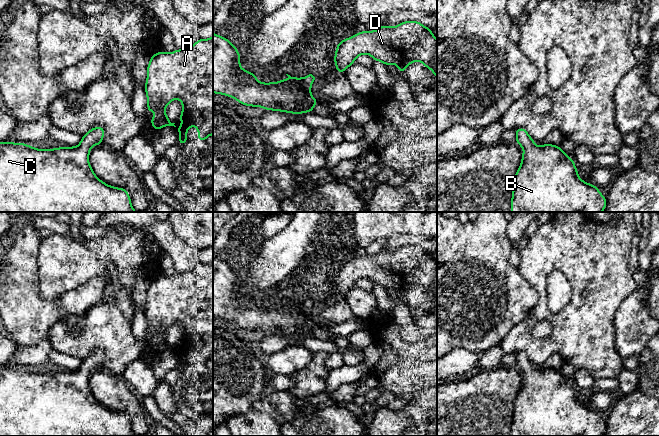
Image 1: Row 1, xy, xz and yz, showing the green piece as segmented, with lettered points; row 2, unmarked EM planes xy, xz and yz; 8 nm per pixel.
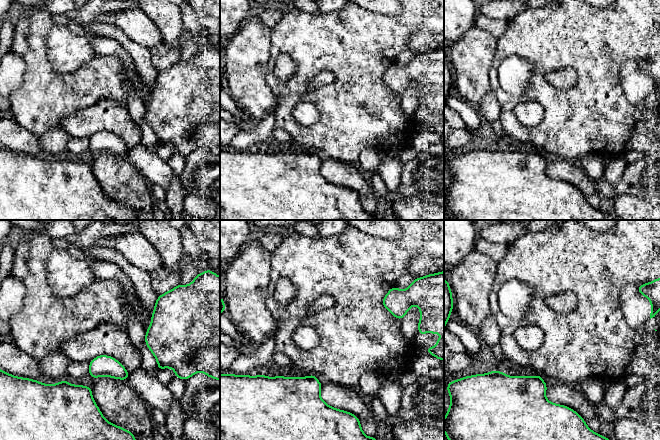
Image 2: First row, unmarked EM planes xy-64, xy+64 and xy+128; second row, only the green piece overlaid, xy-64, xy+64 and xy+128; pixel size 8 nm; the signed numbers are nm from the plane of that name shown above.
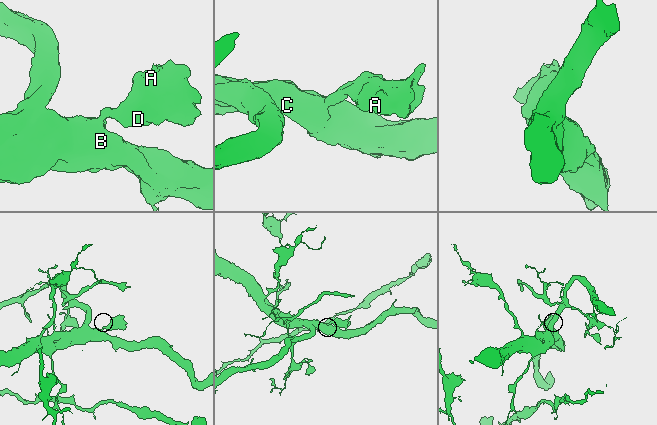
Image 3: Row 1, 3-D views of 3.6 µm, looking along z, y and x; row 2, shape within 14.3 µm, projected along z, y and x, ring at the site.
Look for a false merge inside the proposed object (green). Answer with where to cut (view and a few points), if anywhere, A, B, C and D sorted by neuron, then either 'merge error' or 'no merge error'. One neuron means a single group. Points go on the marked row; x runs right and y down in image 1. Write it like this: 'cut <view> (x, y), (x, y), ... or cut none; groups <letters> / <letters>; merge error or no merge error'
cut none; groups A B C D; no merge error

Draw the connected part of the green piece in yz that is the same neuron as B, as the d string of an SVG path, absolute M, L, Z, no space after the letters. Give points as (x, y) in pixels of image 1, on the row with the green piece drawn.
M518 128L516 143L524 150L521 164L514 177L514 187L511 199L511 212L603 212L606 208L606 197L598 187L584 182L578 176L578 170L571 159L560 146L545 143L537 146L525 128Z

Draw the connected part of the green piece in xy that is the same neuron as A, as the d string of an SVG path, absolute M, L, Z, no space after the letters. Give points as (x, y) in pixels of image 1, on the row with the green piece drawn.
M213 36L209 39L199 39L192 46L175 50L171 53L163 51L150 57L147 66L147 79L145 92L148 100L147 110L158 111L153 115L151 124L154 130L165 126L174 126L165 113L168 104L176 99L182 102L182 112L179 119L182 122L179 131L178 143L183 145L188 141L187 131L191 126L198 129L197 140L206 141L209 135L213 135Z

